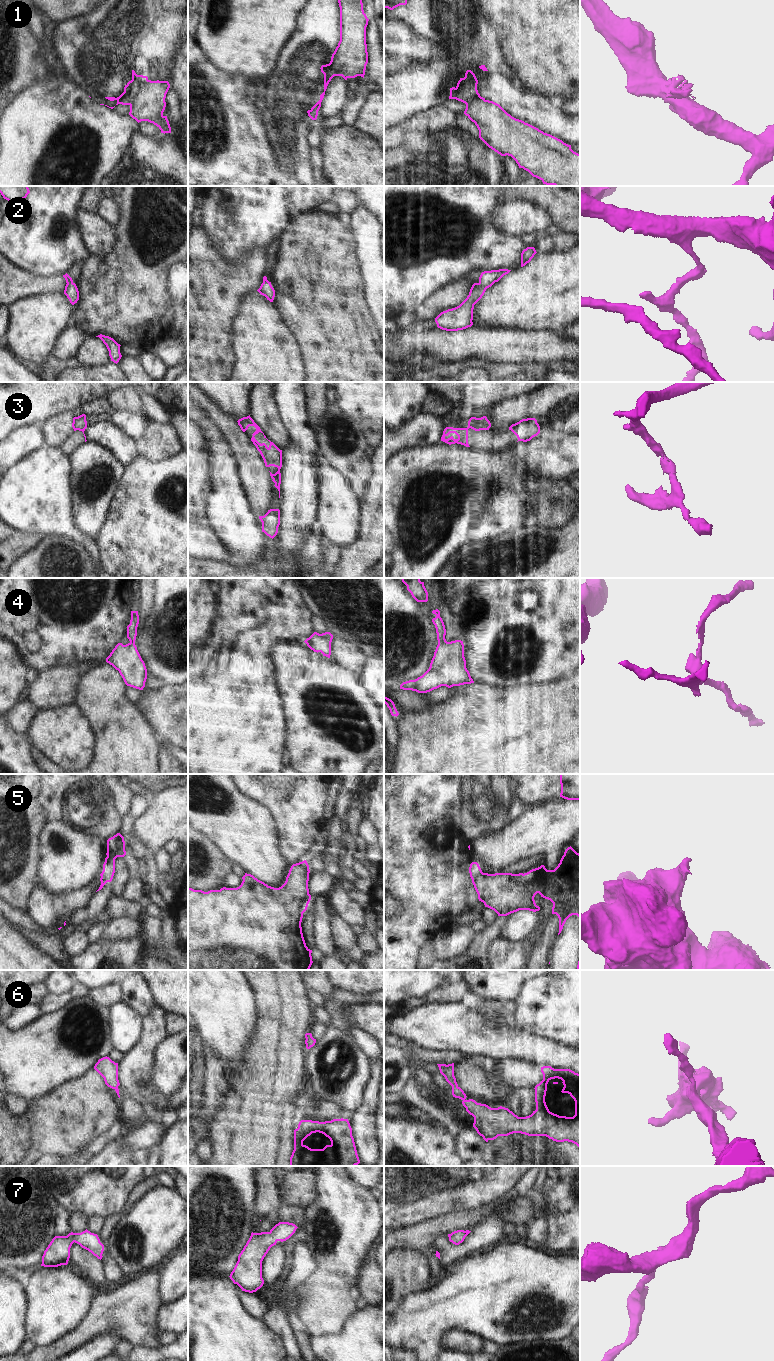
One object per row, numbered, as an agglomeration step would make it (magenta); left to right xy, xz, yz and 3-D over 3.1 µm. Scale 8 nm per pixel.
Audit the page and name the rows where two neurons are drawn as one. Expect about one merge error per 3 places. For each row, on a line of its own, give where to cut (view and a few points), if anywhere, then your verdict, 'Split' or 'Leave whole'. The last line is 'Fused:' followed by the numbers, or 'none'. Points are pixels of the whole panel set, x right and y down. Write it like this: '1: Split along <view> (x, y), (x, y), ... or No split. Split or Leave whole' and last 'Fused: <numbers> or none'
1: Split along xy (148, 80), (142, 84), (134, 81), (129, 95), (119, 103). Split
2: No split. Leave whole
3: Split along xz (271, 474), (274, 476). Split
4: No split. Leave whole
5: Split along yz (482, 872), (472, 880). Split
6: No split. Leave whole
7: No split. Leave whole
Fused: 1, 3, 5.

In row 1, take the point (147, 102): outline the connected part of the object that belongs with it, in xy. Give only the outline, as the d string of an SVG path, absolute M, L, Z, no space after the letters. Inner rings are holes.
M133 81L129 97L120 100L120 104L129 105L129 115L138 123L148 121L156 125L161 133L171 133L167 116L163 115L166 107L166 94L170 88L168 81L151 81L143 85Z

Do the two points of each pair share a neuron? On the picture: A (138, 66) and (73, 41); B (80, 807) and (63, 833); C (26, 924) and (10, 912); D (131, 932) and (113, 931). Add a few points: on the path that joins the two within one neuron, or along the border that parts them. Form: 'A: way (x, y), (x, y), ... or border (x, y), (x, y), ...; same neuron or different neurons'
A: border (138, 54), (132, 69), (137, 74), (146, 76); different neurons
B: border (48, 822), (68, 821), (75, 828), (91, 834); different neurons
C: way (22, 920), (14, 915); same neuron
D: way (127, 931), (117, 931); same neuron

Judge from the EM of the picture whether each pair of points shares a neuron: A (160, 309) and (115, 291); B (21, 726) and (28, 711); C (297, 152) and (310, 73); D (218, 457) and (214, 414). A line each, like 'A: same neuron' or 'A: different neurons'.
A: same neuron
B: same neuron
C: same neuron
D: different neurons

